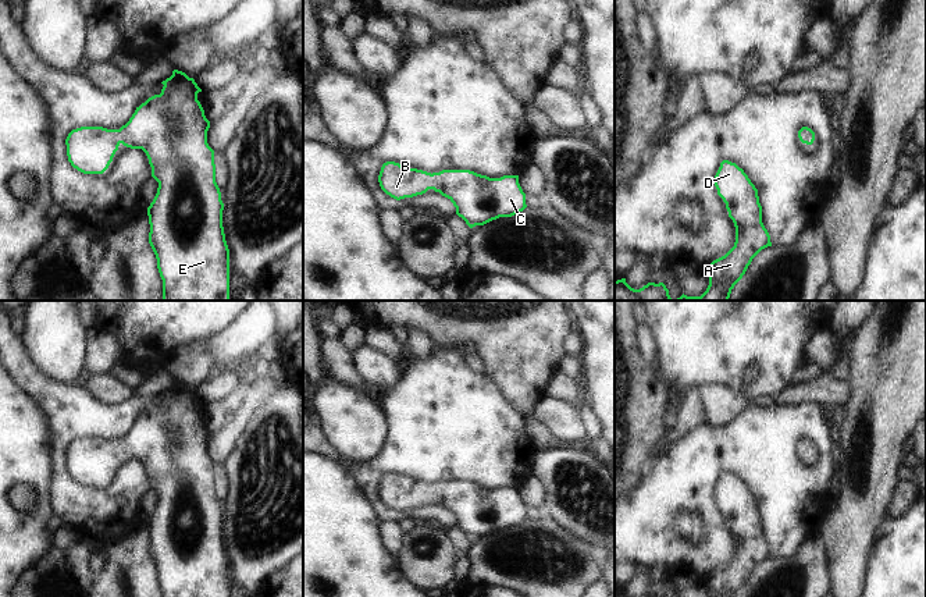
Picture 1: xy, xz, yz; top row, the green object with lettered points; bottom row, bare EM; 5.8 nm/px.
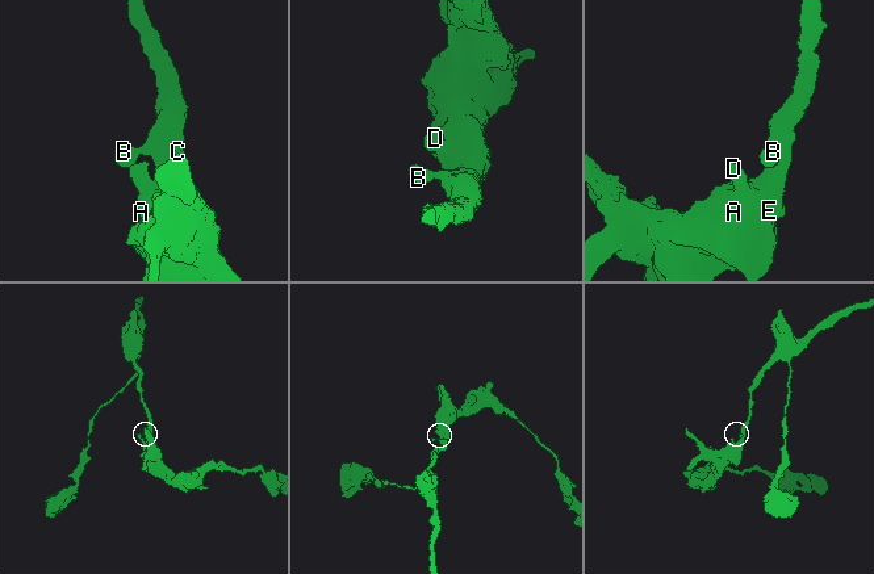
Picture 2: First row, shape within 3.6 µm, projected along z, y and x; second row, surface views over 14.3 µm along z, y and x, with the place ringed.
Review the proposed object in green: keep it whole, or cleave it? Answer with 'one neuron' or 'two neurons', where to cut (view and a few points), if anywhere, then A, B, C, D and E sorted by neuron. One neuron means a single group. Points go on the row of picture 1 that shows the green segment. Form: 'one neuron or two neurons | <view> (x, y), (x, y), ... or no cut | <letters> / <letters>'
one neuron | no cut | A B C D E

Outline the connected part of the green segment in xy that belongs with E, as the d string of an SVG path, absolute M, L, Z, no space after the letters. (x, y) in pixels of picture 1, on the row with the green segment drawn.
M178 70L161 83L161 93L136 107L120 129L72 129L65 139L68 161L83 174L103 174L121 143L142 149L149 159L152 177L159 182L147 216L149 244L163 280L163 301L229 301L229 249L222 227L224 203L216 182L214 150L207 143L210 121L197 100L202 89L193 78Z

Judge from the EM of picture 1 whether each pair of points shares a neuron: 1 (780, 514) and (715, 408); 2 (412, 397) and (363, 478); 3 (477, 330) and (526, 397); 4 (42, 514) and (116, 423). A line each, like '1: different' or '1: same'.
1: different
2: same
3: same
4: different

